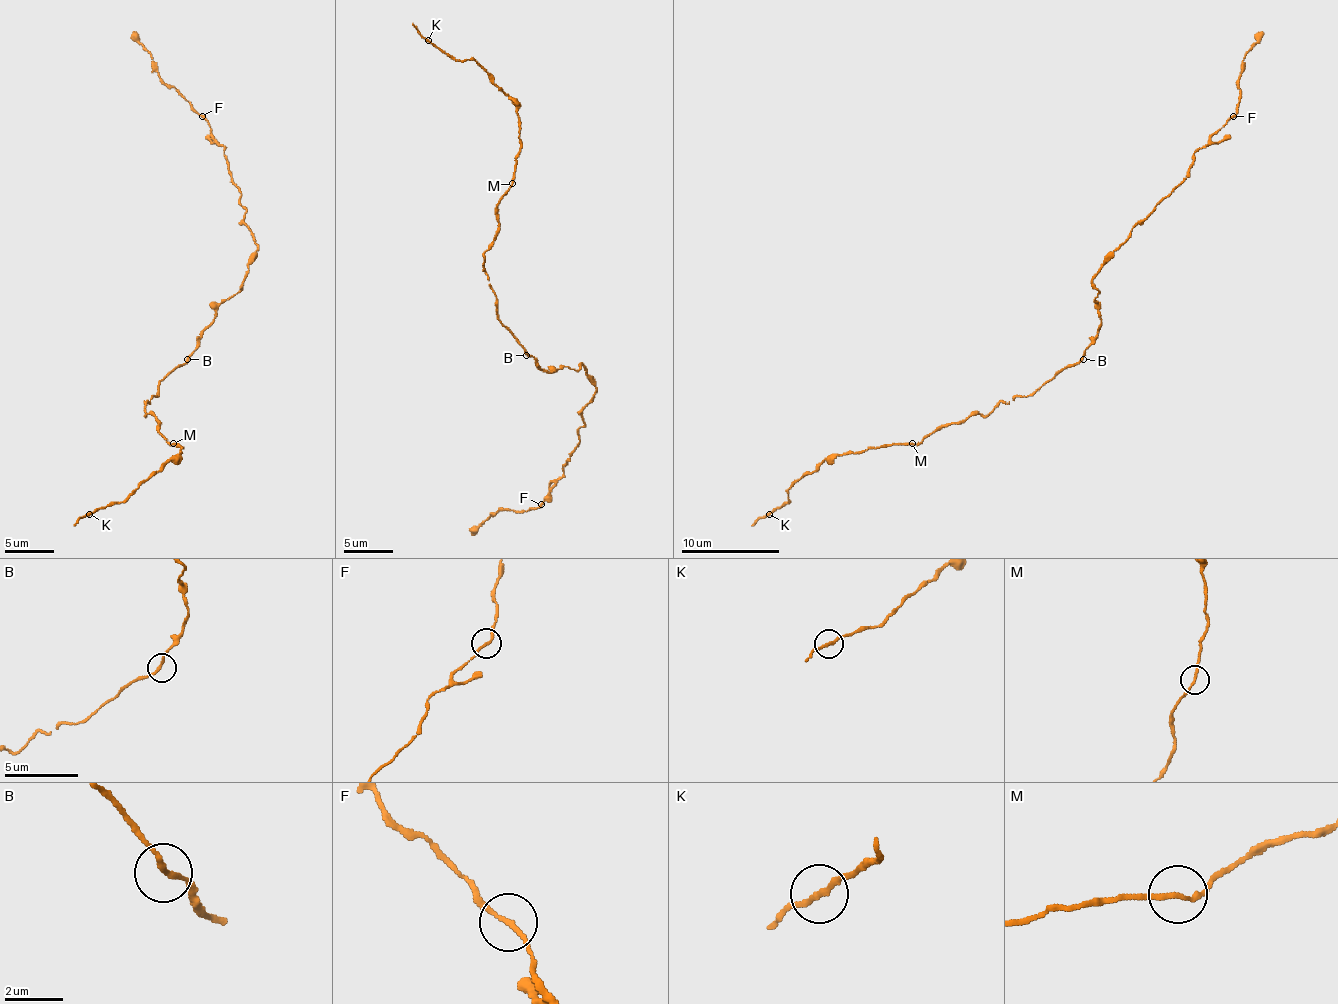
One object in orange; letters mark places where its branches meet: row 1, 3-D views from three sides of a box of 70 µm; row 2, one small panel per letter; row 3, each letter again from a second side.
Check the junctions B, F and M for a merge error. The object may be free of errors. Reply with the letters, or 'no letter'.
no letter

